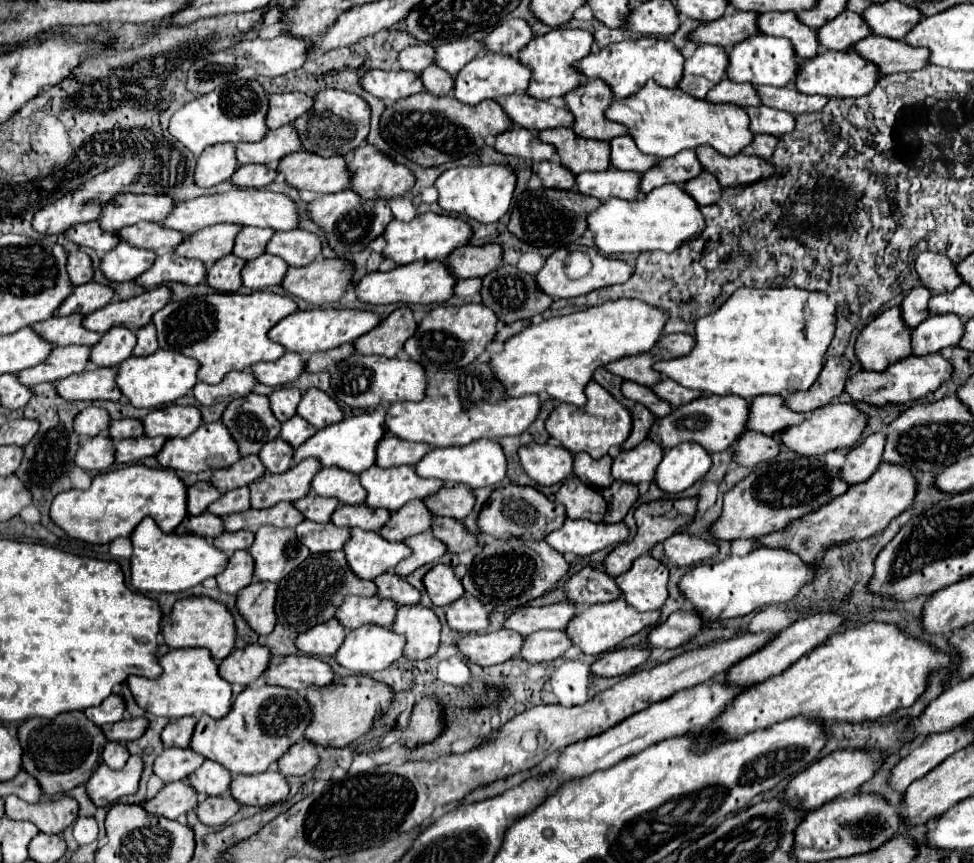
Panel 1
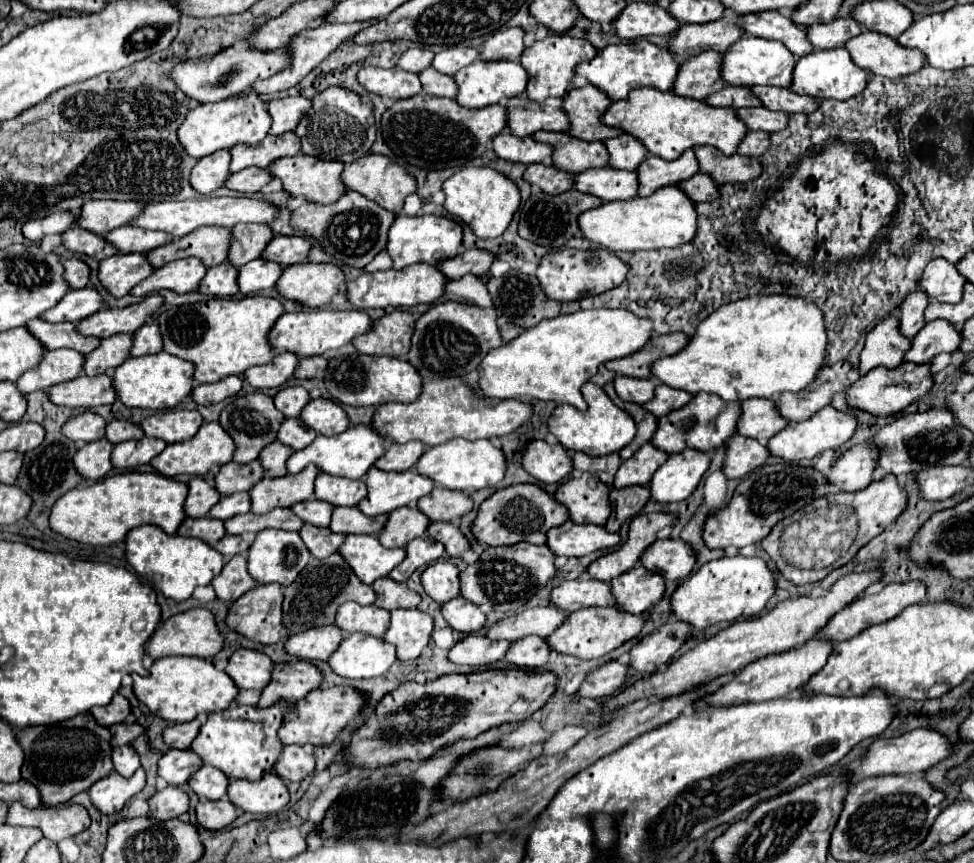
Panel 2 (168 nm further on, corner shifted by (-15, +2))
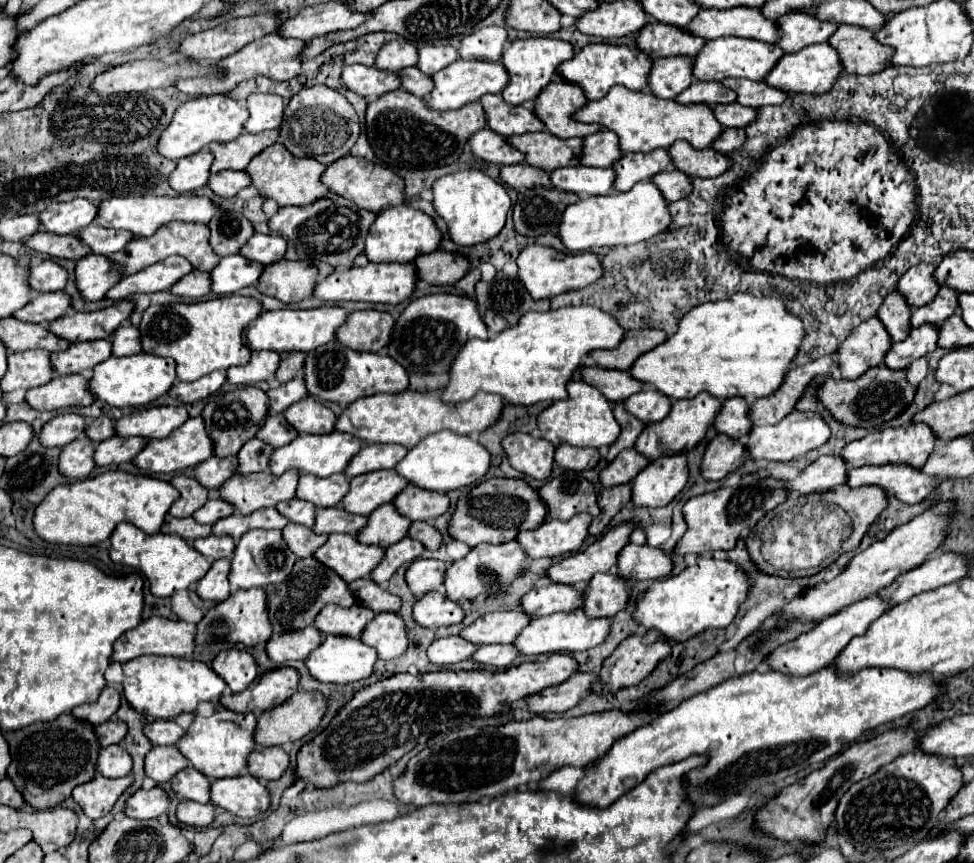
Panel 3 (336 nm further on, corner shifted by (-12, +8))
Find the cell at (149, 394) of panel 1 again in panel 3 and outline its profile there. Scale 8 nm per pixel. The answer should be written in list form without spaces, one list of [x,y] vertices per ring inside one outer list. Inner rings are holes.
[[[135,354],[135,356],[125,356],[125,358],[107,358],[105,362],[97,364],[93,368],[93,376],[87,382],[87,390],[101,402],[115,406],[115,408],[125,408],[125,406],[145,406],[159,396],[167,394],[167,390],[175,382],[175,364],[169,358],[157,358],[149,354]]]

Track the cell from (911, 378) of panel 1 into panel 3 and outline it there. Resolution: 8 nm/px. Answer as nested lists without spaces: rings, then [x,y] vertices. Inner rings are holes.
[[[885,366],[869,368],[863,376],[855,380],[825,380],[815,398],[833,414],[833,418],[845,426],[861,426],[861,428],[875,428],[875,424],[889,422],[897,414],[901,414],[915,396],[915,386],[907,384],[905,370],[889,370]]]

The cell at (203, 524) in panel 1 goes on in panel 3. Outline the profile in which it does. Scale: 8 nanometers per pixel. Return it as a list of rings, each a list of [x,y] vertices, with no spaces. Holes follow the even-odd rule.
[[[165,516],[165,522],[161,524],[161,532],[165,534],[177,534],[187,542],[193,542],[195,538],[205,538],[211,534],[211,526],[197,524],[193,518],[173,518]]]

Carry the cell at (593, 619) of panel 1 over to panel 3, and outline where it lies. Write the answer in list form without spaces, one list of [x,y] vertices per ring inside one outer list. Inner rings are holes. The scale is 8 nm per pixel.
[[[581,608],[567,614],[559,612],[553,616],[531,620],[513,640],[513,648],[521,656],[537,656],[537,654],[551,654],[551,652],[581,652],[601,644],[609,634],[609,626],[611,620],[585,620]]]

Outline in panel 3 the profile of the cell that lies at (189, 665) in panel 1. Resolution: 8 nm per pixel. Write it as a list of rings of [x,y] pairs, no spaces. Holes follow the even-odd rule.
[[[139,656],[123,664],[123,694],[133,710],[157,720],[175,718],[181,712],[193,712],[199,702],[219,698],[225,690],[223,680],[213,670],[197,660],[185,658],[161,658],[161,656]]]

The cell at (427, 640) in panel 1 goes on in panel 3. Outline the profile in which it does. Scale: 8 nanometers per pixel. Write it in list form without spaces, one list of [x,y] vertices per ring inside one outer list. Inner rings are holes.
[[[375,614],[361,632],[361,642],[375,648],[381,660],[391,660],[407,650],[405,622],[397,614]]]

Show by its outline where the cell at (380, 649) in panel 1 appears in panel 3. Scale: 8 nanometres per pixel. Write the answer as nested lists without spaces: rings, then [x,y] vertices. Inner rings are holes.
[[[327,636],[321,642],[321,646],[317,646],[305,658],[305,666],[309,674],[315,680],[325,684],[351,684],[351,682],[363,680],[371,676],[375,662],[377,662],[377,654],[373,652],[373,648],[369,648],[367,644],[361,644],[359,638],[349,638],[349,636]]]

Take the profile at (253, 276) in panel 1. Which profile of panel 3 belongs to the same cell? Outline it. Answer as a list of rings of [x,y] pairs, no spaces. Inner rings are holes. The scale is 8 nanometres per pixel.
[[[225,256],[211,270],[211,292],[217,296],[229,296],[245,286],[253,286],[261,276],[261,264],[249,264],[243,256]]]

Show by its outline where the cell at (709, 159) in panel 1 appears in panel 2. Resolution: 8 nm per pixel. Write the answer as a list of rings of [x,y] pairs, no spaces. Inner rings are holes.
[[[694,146],[696,156],[700,156],[700,172],[712,176],[716,184],[746,184],[762,174],[762,164],[756,158],[746,158],[742,154],[720,154],[714,146]]]

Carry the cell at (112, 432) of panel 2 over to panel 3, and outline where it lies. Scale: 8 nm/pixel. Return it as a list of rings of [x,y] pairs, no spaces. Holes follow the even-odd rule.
[[[107,416],[95,418],[95,420],[91,420],[89,426],[85,428],[85,434],[87,434],[89,440],[93,440],[93,442],[99,444],[99,442],[115,436],[115,432],[113,432],[113,420],[107,418]]]

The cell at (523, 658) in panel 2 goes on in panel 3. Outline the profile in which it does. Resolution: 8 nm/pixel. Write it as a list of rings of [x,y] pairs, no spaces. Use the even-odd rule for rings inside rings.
[[[493,644],[493,646],[481,646],[471,654],[471,660],[483,666],[493,666],[493,668],[505,668],[517,658],[517,652],[509,648],[509,644]]]

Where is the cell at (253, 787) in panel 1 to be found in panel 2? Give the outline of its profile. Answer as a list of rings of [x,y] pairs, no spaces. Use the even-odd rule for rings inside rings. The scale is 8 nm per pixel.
[[[268,772],[264,778],[260,778],[260,782],[232,780],[228,786],[228,798],[230,798],[230,802],[236,802],[236,808],[242,808],[244,812],[276,814],[278,810],[282,810],[290,802],[290,792],[288,792],[286,782],[280,780],[276,772]]]

